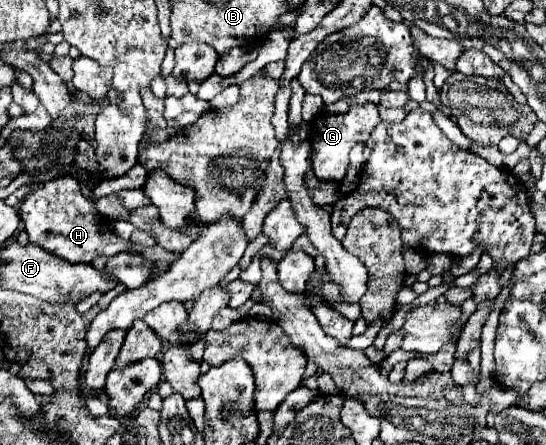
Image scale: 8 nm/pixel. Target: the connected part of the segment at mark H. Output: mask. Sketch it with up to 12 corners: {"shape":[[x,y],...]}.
{"shape":[[71,174],[19,214],[31,242],[73,264],[135,252]]}

